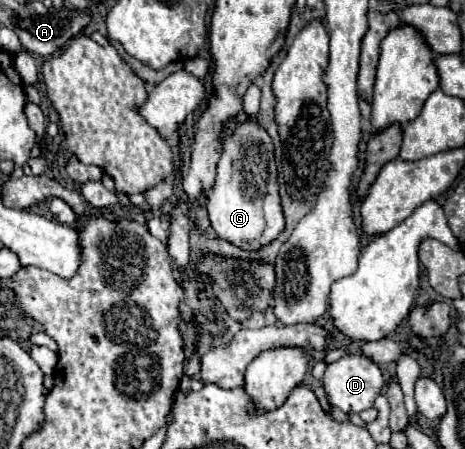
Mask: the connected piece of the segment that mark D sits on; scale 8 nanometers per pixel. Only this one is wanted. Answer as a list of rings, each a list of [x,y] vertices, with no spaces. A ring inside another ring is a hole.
[[[349,353],[343,359],[329,363],[325,371],[325,379],[323,379],[323,387],[325,387],[329,403],[339,407],[345,413],[361,413],[373,407],[373,401],[383,391],[383,385],[385,385],[385,379],[379,367],[361,353]]]

